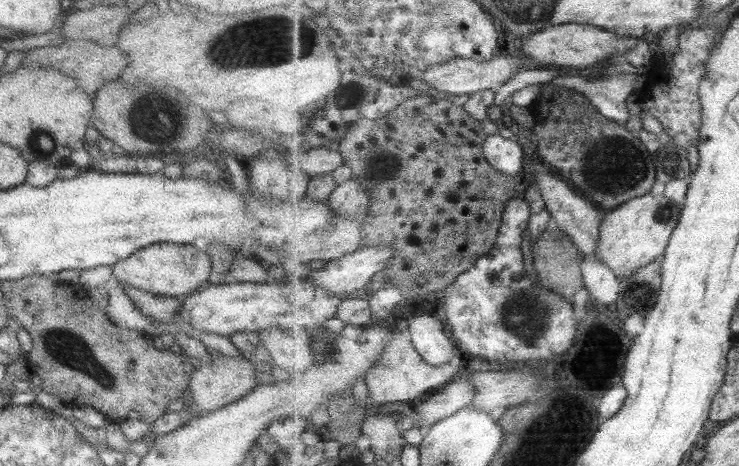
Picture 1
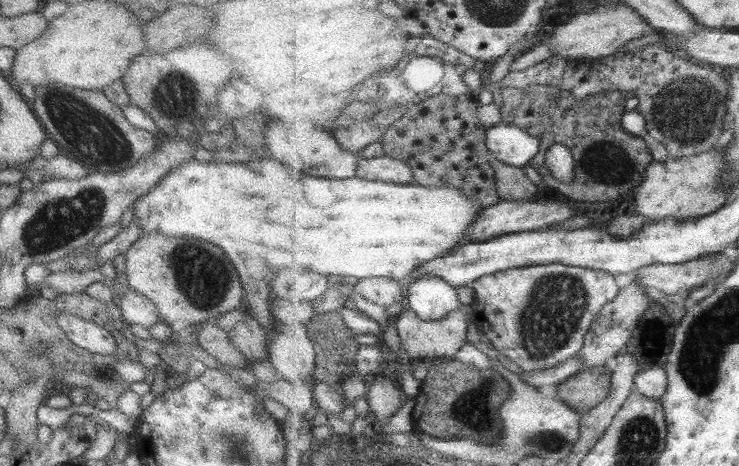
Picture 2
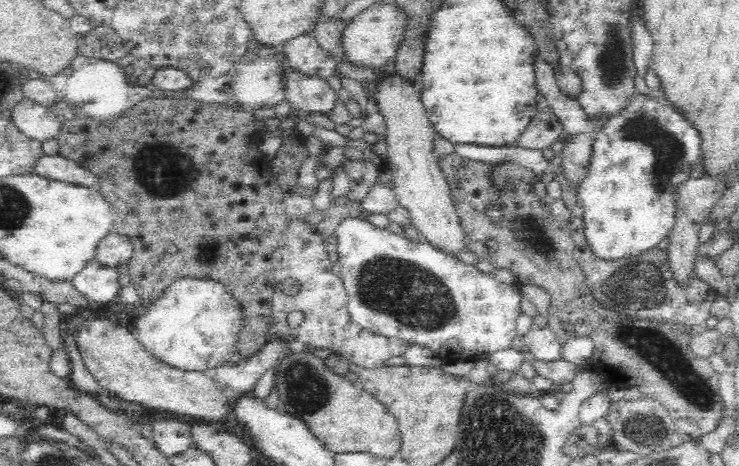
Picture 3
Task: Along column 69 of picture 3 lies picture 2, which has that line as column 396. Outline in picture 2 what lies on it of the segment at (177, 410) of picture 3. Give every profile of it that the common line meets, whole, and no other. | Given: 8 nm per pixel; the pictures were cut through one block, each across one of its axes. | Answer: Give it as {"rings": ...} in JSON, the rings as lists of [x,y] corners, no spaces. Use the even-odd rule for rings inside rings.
{"rings":[[[463,307],[455,309],[445,318],[439,320],[425,320],[419,317],[417,313],[409,308],[408,311],[400,314],[396,328],[401,337],[401,343],[405,352],[405,357],[409,363],[426,360],[433,362],[439,359],[453,359],[467,343],[467,332],[469,332],[469,322],[474,322],[473,310],[470,310],[470,315],[465,313]]]}

